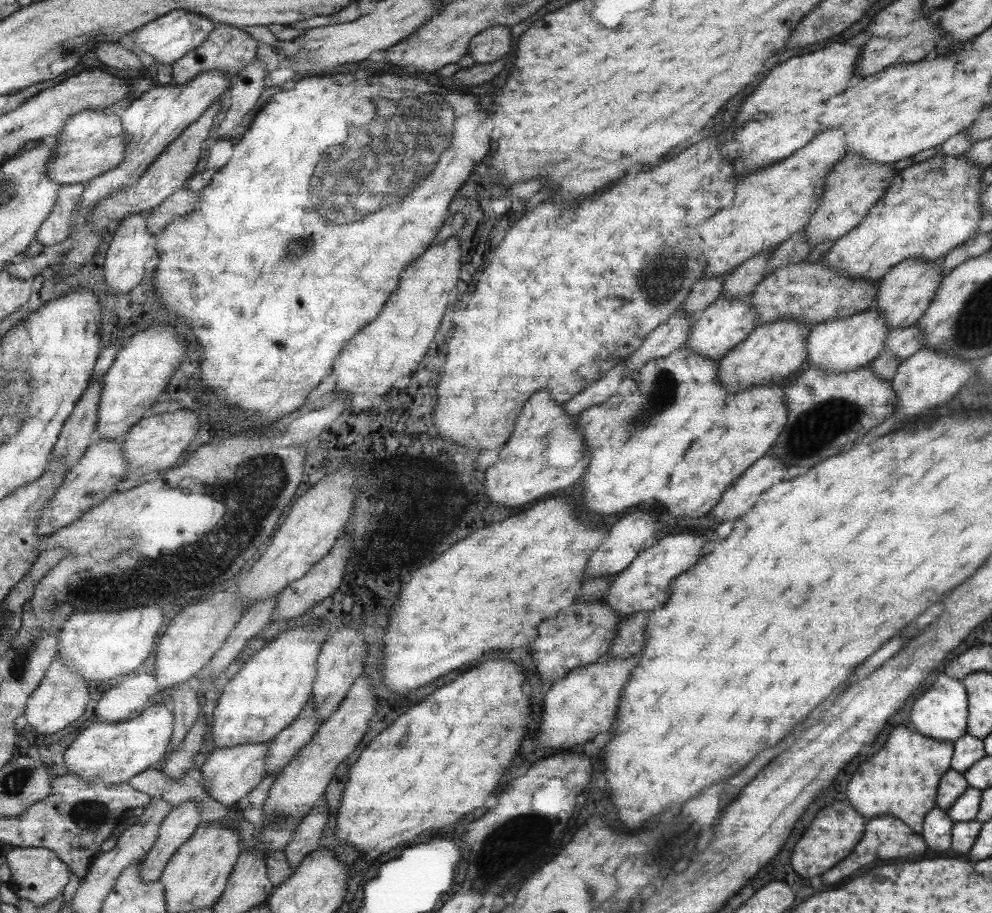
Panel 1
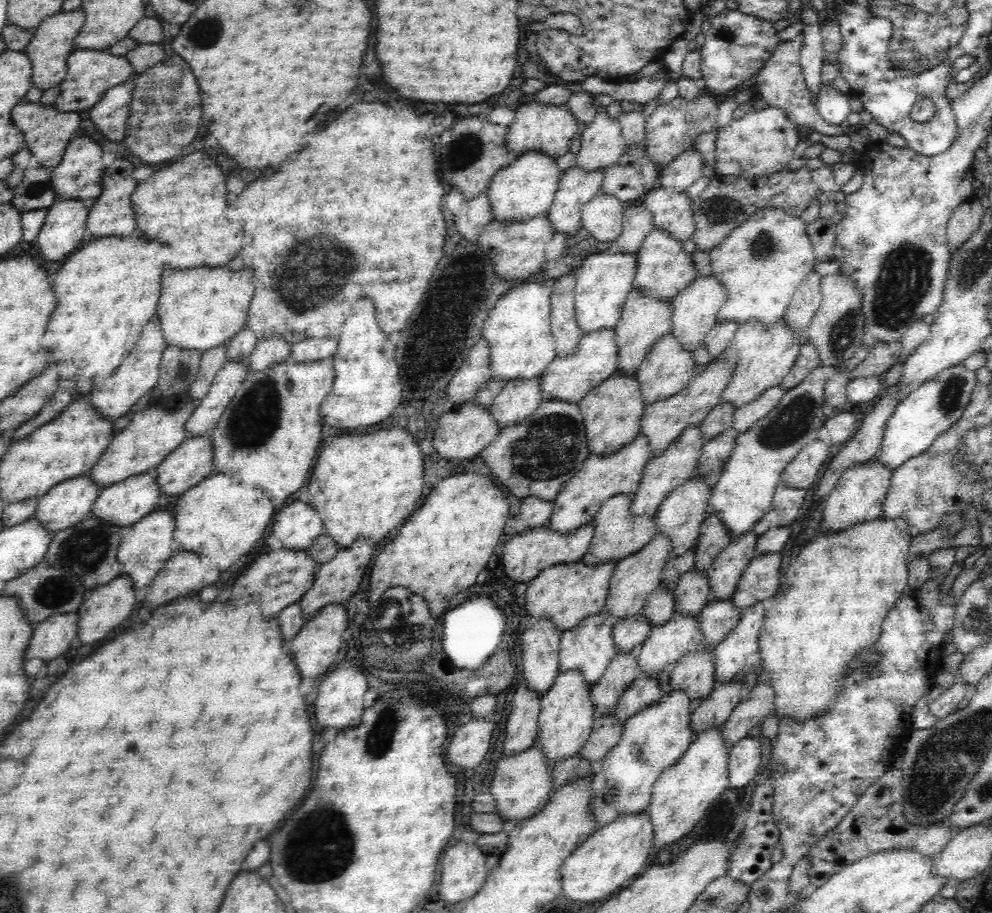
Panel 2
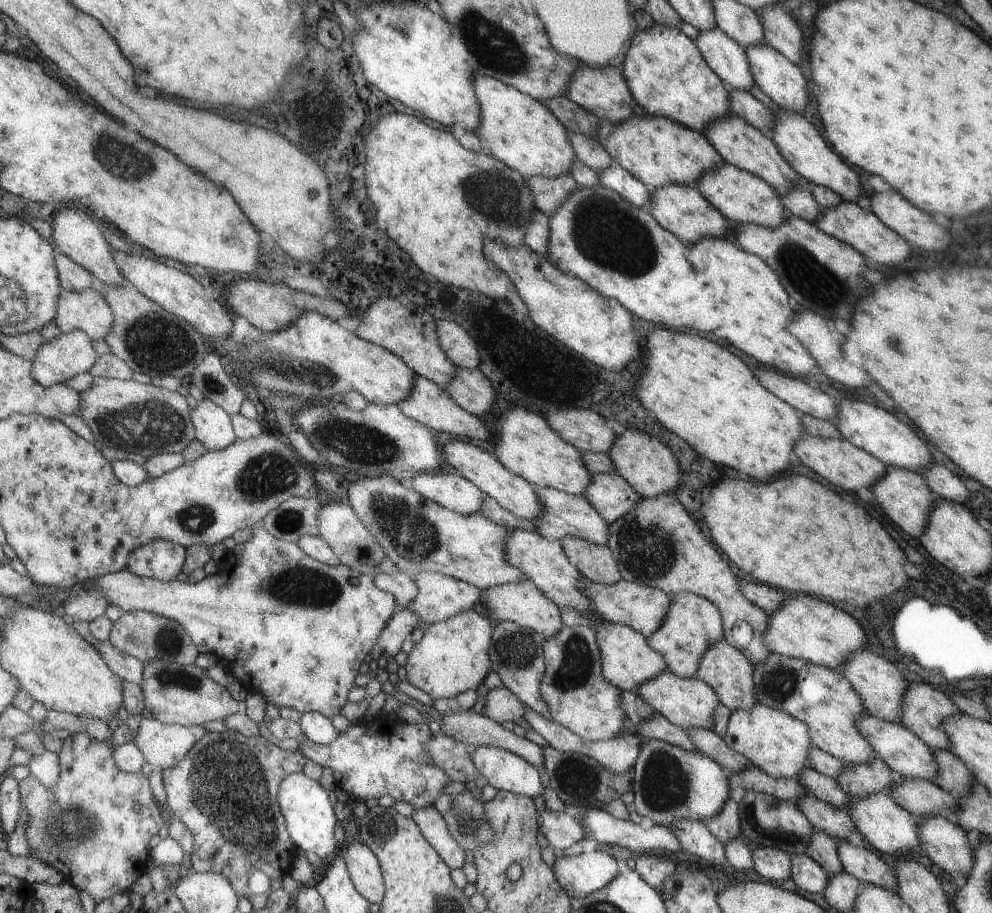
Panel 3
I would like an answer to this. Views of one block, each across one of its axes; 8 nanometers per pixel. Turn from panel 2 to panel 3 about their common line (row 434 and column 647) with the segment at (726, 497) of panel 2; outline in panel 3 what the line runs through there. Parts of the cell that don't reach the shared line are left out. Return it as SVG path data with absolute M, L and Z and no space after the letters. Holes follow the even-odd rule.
M645 738L632 766L633 808L635 808L638 818L645 816L655 825L667 826L677 819L697 819L704 822L706 818L717 815L722 804L729 797L727 772L701 751L683 750L681 747L659 739Z

